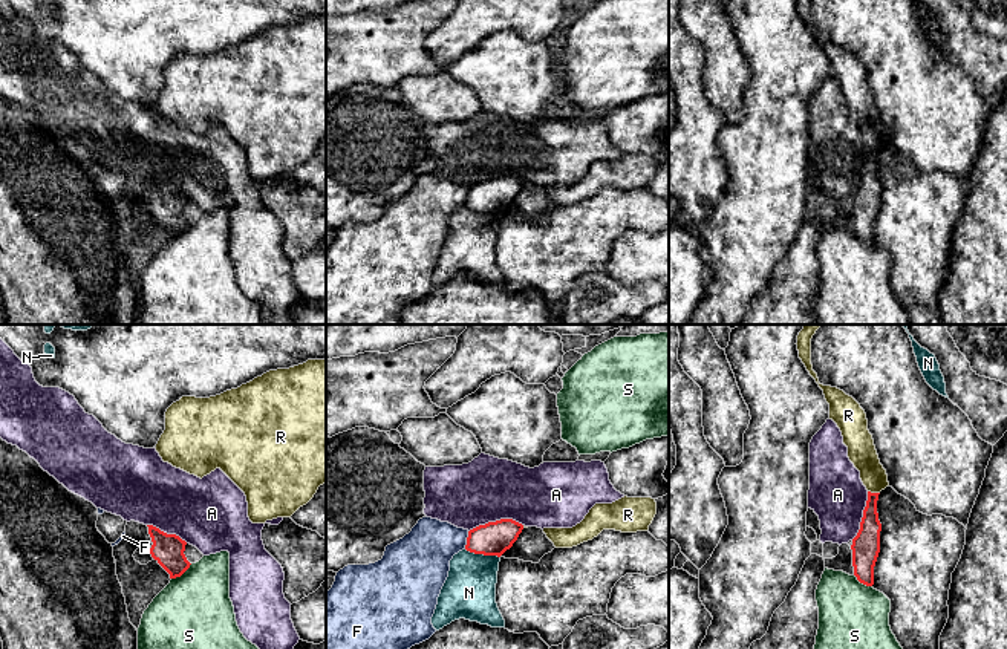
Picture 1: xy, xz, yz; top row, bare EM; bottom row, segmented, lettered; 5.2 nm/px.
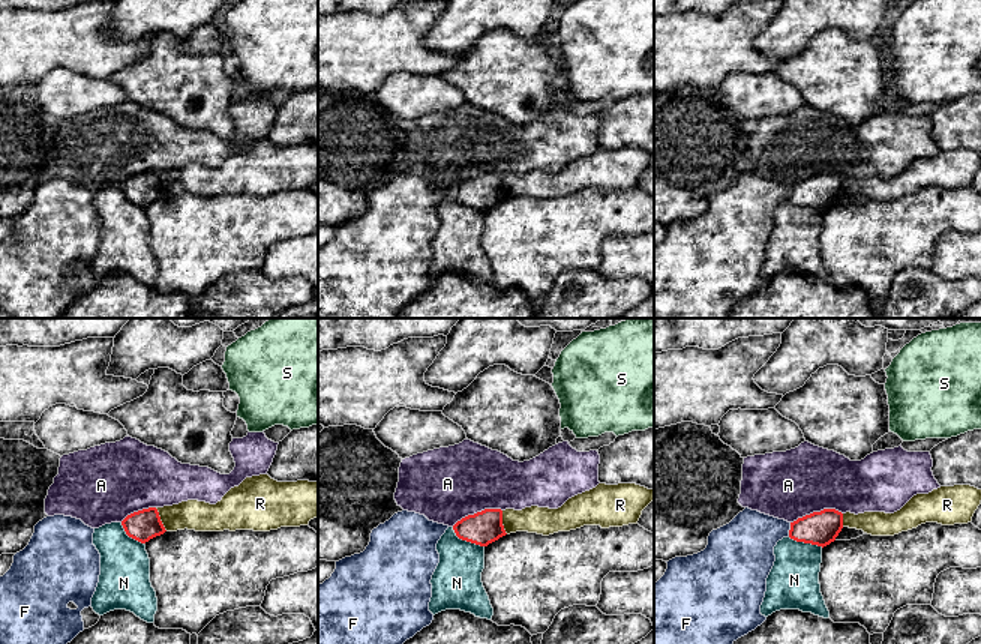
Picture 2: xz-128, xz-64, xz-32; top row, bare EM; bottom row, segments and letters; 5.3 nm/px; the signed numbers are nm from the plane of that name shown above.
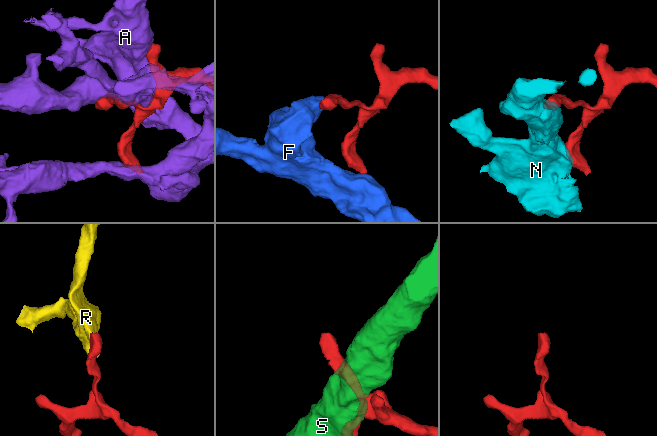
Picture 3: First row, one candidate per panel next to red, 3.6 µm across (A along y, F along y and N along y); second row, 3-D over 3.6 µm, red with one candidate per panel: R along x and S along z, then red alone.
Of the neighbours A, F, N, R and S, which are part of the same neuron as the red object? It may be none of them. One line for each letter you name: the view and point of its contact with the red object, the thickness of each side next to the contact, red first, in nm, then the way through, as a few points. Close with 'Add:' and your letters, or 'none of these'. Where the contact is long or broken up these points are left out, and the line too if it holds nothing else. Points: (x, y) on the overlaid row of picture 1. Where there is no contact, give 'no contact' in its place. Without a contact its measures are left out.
Add: none of these

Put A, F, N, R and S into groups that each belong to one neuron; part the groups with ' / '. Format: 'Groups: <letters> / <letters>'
Groups: A / F / N / R / S

